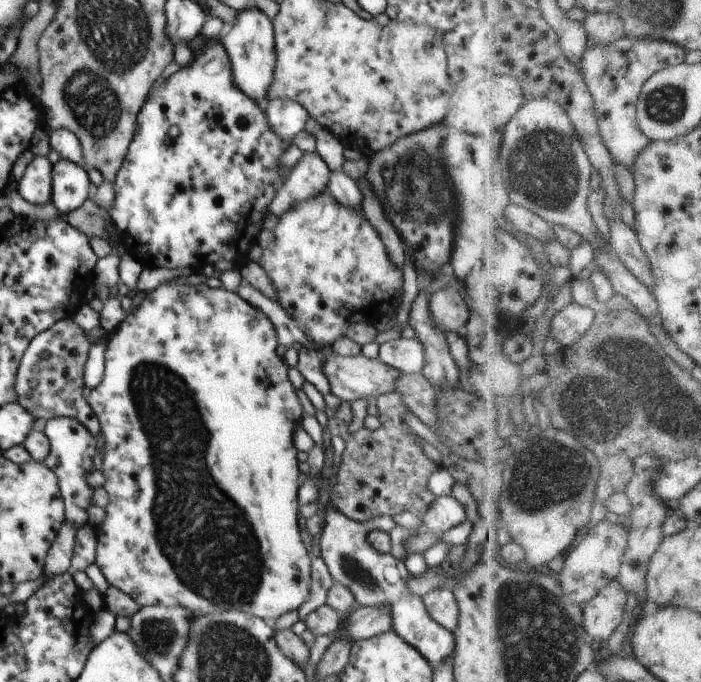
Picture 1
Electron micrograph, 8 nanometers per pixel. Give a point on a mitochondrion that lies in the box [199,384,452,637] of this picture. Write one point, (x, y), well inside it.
(354, 571)

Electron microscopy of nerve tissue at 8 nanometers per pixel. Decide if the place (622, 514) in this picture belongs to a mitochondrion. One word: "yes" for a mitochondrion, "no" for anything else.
no

